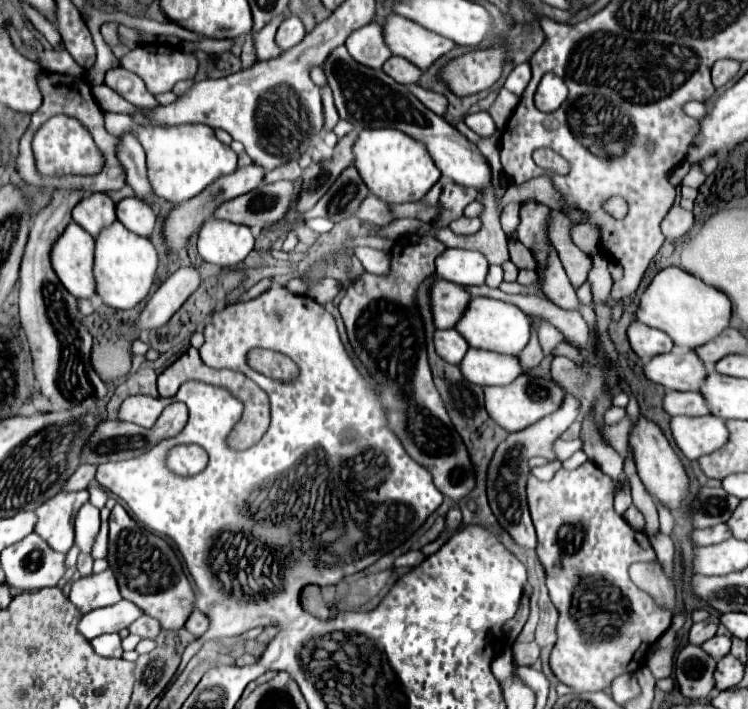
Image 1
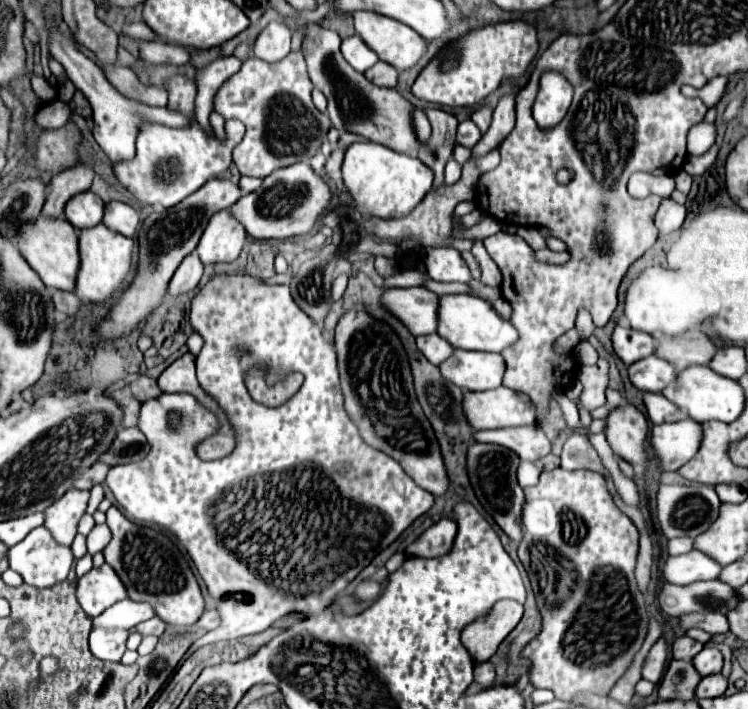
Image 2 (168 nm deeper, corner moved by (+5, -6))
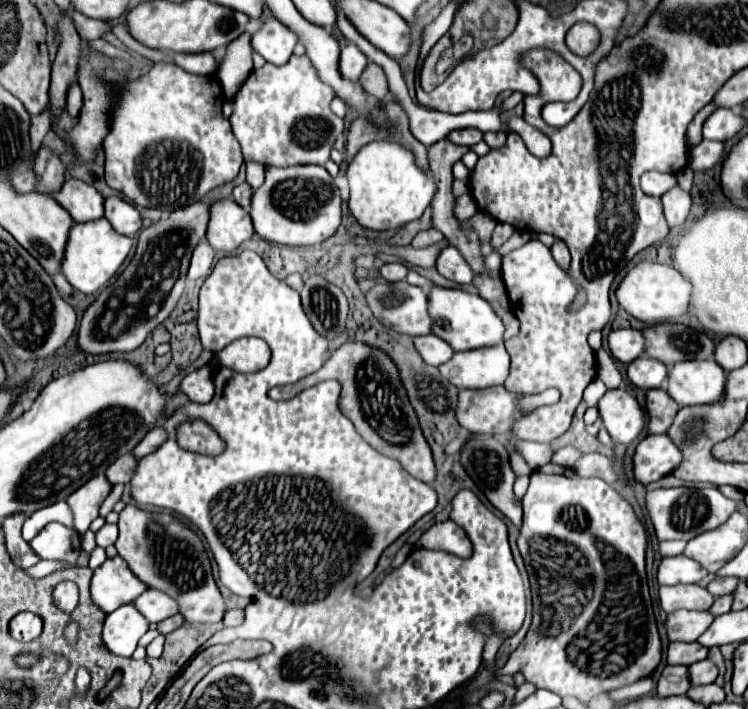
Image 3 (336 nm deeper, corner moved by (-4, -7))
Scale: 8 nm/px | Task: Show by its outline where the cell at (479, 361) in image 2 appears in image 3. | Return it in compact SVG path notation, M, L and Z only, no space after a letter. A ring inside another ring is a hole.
M503 343L453 353L451 361L437 367L439 373L459 389L485 389L503 385L509 375L509 355Z

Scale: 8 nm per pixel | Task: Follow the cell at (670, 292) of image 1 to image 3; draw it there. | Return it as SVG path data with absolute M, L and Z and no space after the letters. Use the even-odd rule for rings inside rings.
M641 261L633 269L627 271L623 281L619 283L615 291L617 303L635 319L653 325L653 323L669 323L673 317L679 317L687 313L689 297L691 297L691 283L683 279L679 271L675 271L669 265L653 263L653 261Z

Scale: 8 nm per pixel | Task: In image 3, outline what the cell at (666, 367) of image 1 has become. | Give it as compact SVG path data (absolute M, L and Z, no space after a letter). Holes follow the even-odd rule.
M639 357L627 365L629 381L639 389L655 389L663 387L667 379L667 367L651 357Z

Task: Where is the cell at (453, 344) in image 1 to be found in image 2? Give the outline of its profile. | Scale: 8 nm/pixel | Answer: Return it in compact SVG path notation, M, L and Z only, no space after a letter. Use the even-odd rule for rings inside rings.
M428 334L428 336L418 336L416 338L416 344L418 344L418 350L434 364L434 366L440 366L446 358L450 358L450 354L454 352L454 348L444 340L440 338L438 334Z

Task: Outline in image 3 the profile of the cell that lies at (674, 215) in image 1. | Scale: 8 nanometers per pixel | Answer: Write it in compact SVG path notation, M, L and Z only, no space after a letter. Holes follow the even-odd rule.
M675 185L673 189L669 189L663 197L663 209L665 209L665 219L669 223L669 227L681 225L687 219L687 213L691 209L691 197L687 191L683 191L679 185Z

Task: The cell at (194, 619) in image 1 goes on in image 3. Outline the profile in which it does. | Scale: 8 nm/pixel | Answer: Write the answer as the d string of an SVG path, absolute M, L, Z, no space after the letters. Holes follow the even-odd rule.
M229 609L229 611L225 613L223 625L227 625L227 627L237 627L237 625L243 623L243 617L245 617L243 609Z

